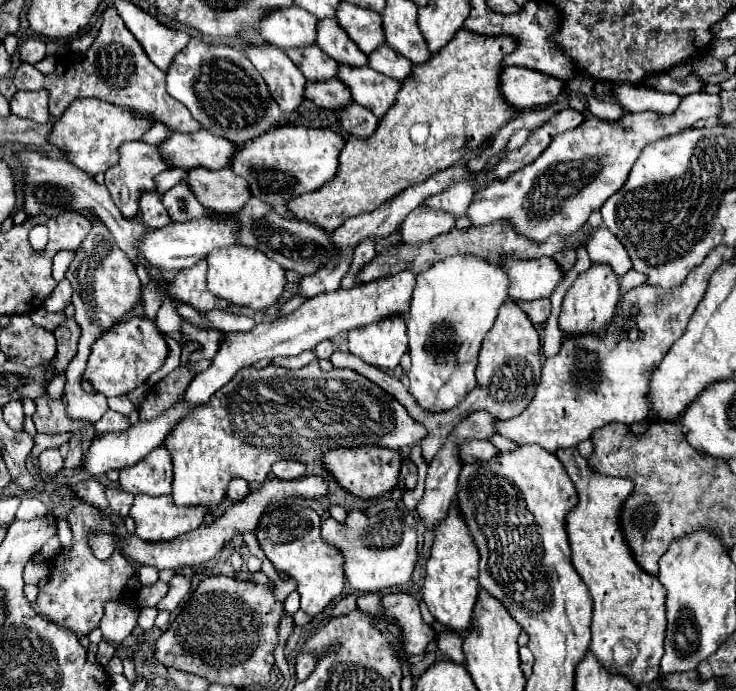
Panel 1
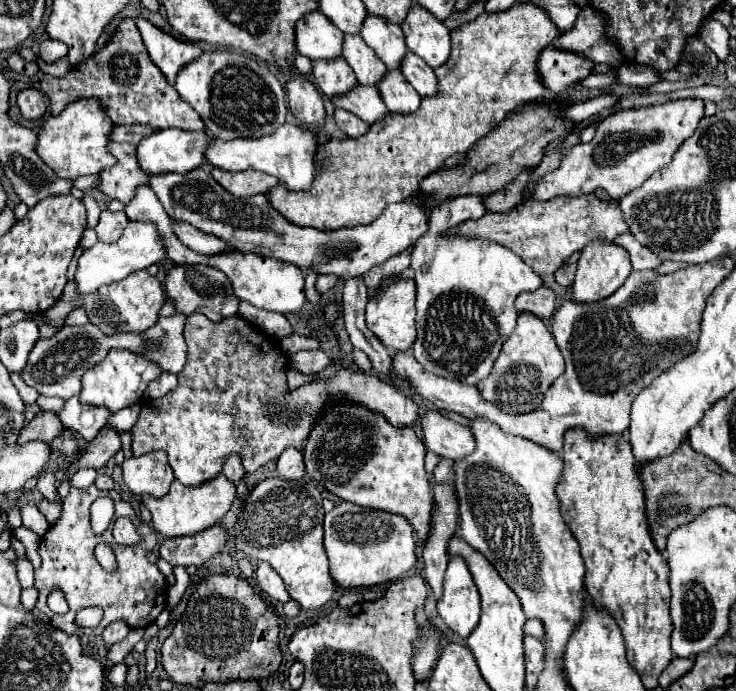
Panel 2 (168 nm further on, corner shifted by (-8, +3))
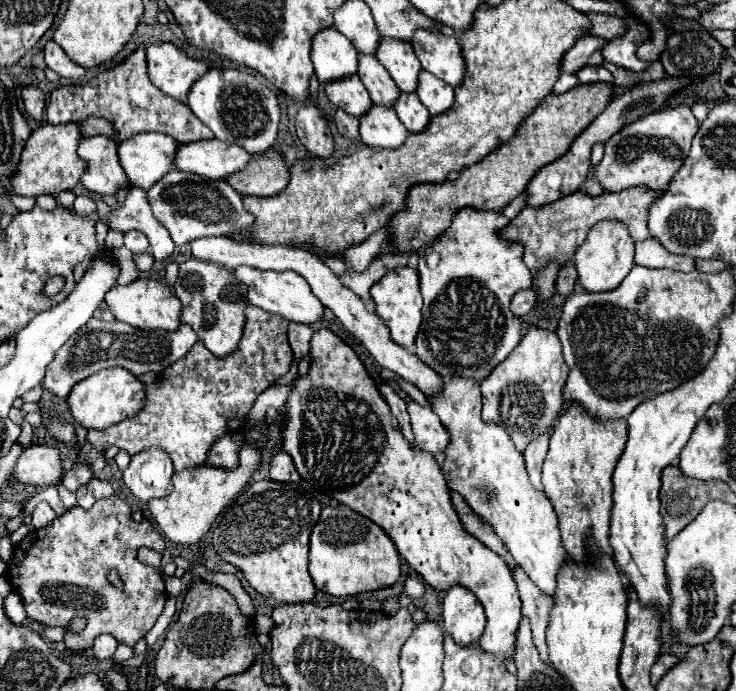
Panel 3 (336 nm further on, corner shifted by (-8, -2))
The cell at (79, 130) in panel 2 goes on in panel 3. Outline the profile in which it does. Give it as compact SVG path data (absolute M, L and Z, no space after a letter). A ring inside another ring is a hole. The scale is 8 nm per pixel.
M46 123L36 131L32 131L22 151L22 161L18 165L18 171L12 177L12 191L18 195L38 197L42 193L58 195L64 189L74 189L80 183L80 177L86 169L84 161L80 161L76 153L76 145L80 145L80 141L82 141L80 123L68 123L68 125Z

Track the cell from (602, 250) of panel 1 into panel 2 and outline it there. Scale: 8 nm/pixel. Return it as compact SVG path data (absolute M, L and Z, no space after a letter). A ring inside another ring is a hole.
M626 232L624 236L618 236L614 240L616 244L624 246L630 254L630 260L632 260L632 268L634 270L646 270L646 268L658 268L662 264L662 258L658 258L650 248L642 246L630 232Z

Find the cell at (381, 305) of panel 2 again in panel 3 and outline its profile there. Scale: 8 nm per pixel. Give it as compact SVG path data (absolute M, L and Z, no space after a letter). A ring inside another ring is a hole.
M400 267L394 269L390 273L386 273L378 283L372 285L370 295L376 303L376 315L386 323L386 327L390 329L390 337L394 343L412 349L416 333L420 329L420 321L422 321L422 295L418 289L418 271L412 267Z

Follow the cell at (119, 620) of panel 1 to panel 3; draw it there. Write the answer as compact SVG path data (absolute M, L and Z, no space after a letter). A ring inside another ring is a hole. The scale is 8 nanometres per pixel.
M100 635L100 637L96 637L92 649L94 649L94 655L98 659L110 659L114 655L114 651L116 651L118 645L120 643L112 635Z

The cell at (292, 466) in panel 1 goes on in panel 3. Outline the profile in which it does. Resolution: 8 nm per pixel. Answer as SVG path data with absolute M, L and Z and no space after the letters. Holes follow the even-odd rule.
M280 451L272 457L270 479L280 481L280 483L298 483L300 481L300 475L296 473L296 467L292 465L292 457L288 457L288 453Z

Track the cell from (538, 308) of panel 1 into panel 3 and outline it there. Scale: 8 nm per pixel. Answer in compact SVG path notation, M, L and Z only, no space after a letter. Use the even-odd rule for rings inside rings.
M522 289L518 291L514 297L512 297L512 303L510 303L510 309L516 317L524 317L528 315L530 311L534 311L538 305L538 297L532 289Z

